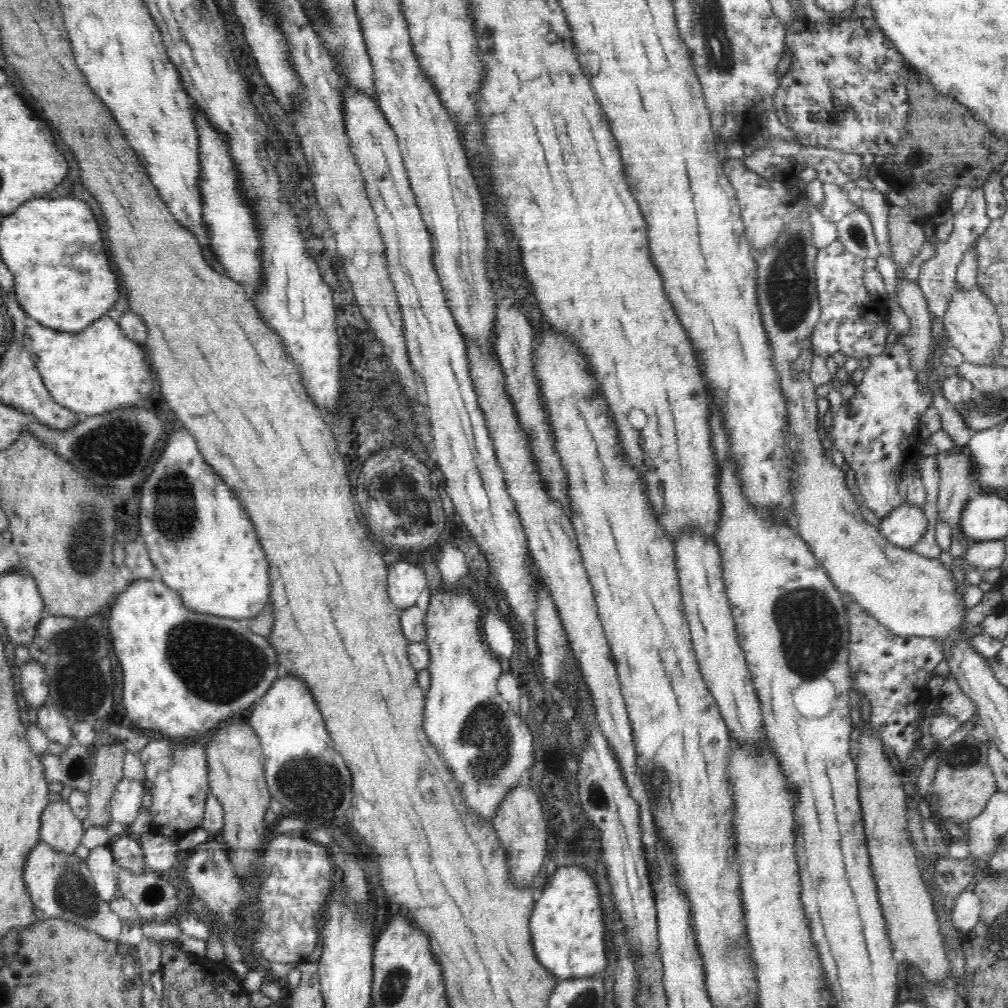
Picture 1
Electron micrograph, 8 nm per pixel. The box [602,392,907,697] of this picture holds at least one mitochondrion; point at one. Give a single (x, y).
(810, 634)

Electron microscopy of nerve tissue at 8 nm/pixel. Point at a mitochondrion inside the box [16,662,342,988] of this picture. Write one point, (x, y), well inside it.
(70, 890)

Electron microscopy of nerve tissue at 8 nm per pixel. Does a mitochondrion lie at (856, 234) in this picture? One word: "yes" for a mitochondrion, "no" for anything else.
yes

